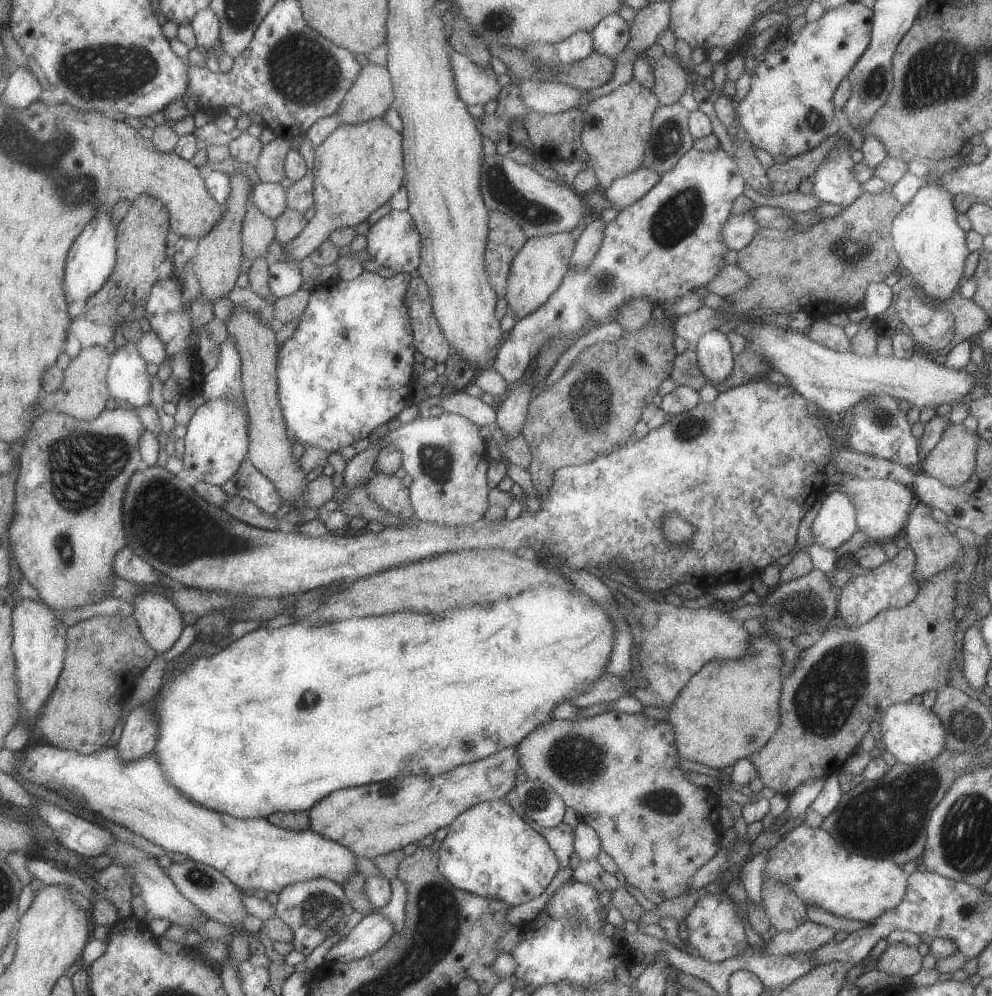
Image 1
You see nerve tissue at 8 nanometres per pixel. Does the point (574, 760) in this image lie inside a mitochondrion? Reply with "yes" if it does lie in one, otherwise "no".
yes

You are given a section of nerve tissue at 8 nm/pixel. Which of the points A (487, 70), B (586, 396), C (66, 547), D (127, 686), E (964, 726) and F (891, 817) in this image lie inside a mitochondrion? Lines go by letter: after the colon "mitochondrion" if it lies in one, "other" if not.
A: other
B: mitochondrion
C: mitochondrion
D: other
E: mitochondrion
F: mitochondrion

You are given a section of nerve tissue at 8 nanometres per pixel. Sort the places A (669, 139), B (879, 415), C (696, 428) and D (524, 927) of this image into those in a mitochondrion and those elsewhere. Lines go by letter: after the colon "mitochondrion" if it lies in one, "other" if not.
A: mitochondrion
B: mitochondrion
C: mitochondrion
D: other

